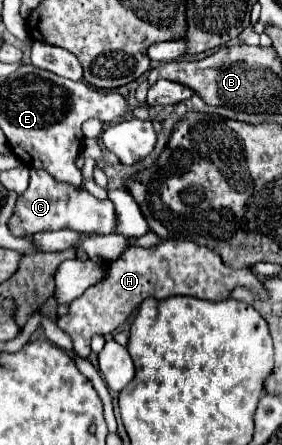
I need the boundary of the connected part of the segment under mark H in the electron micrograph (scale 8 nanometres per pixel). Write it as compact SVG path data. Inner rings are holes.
M161 240L153 248L127 248L119 260L105 264L105 278L75 298L69 304L69 312L57 322L59 328L73 338L75 354L83 358L89 356L89 342L95 334L113 334L149 296L158 300L171 296L195 296L219 302L227 300L235 286L247 286L265 296L261 280L251 270L233 270L225 266L211 248L189 240Z

